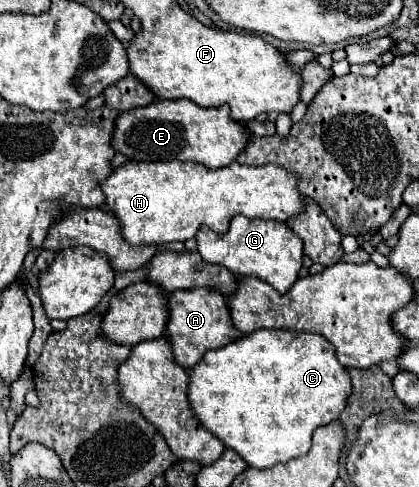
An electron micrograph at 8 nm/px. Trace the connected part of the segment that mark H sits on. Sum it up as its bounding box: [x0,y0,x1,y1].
[101,162,307,246]

